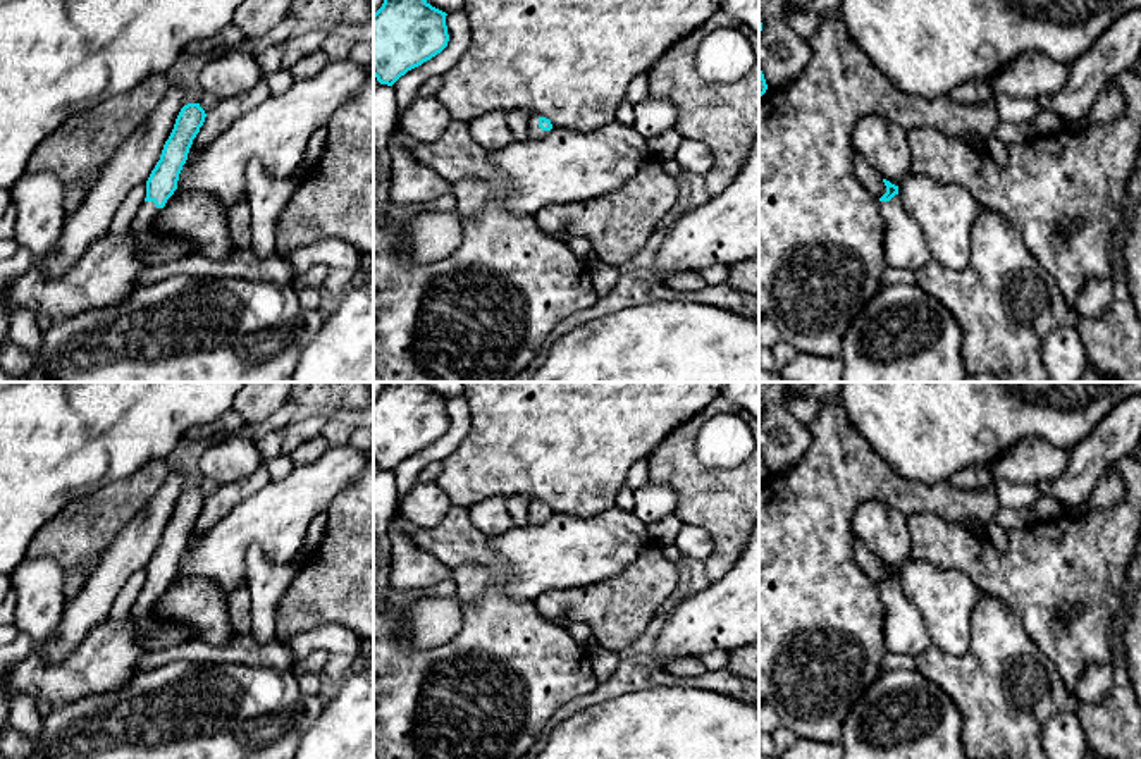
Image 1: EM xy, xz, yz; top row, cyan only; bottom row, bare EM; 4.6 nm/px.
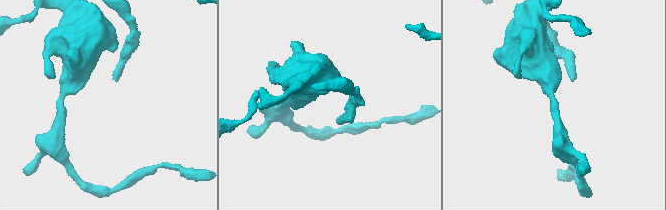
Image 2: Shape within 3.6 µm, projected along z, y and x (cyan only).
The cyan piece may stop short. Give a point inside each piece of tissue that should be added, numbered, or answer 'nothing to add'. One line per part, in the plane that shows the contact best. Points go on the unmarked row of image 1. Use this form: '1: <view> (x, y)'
1: xz (534, 517)

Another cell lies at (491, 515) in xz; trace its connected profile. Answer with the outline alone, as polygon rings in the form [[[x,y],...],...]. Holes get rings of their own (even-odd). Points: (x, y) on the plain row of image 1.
[[[487,497],[478,501],[468,508],[468,513],[473,527],[489,537],[501,535],[515,527],[504,497]]]

